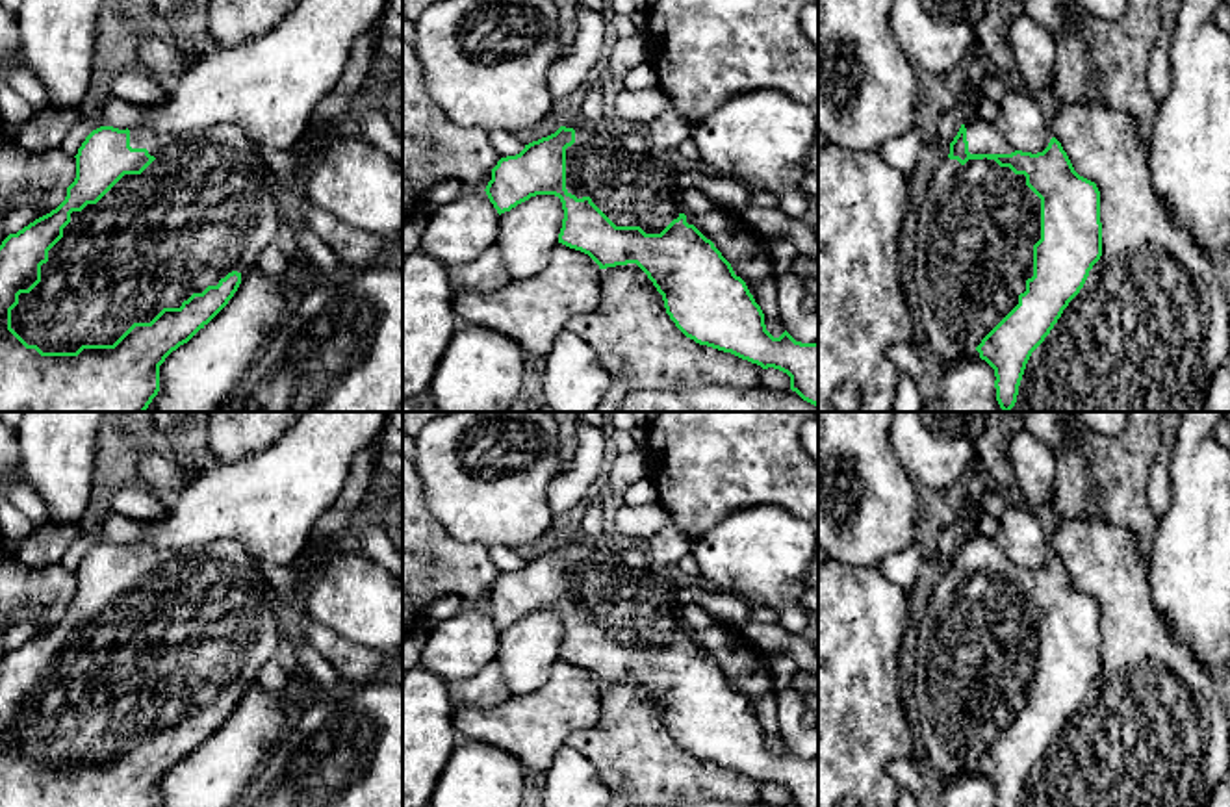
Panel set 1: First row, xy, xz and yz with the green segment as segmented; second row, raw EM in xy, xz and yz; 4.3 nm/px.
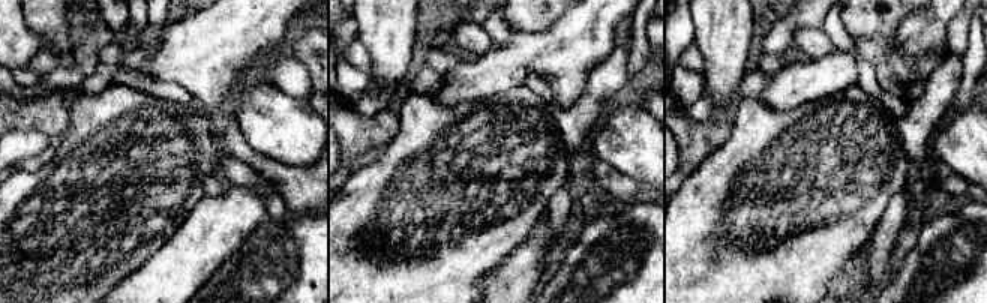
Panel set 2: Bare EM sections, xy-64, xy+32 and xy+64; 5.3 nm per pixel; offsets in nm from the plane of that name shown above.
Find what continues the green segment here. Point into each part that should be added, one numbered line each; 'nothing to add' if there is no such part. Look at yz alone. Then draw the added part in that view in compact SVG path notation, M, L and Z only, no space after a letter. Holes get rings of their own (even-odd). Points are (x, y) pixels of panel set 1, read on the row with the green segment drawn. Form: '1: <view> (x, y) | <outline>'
1: yz (978, 223) | M946 158L931 171L916 215L913 282L918 297L918 345L933 367L980 358L976 347L1019 304L1026 280L1033 276L1033 245L1041 239L1041 199L1026 186L1024 174L1015 174L994 160L968 160L961 165Z

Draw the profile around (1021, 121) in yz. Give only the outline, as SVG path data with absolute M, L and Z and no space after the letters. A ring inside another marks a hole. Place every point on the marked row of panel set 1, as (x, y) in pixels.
M1007 91L994 122L1009 147L1022 152L1043 152L1050 139L1050 126L1028 91Z

